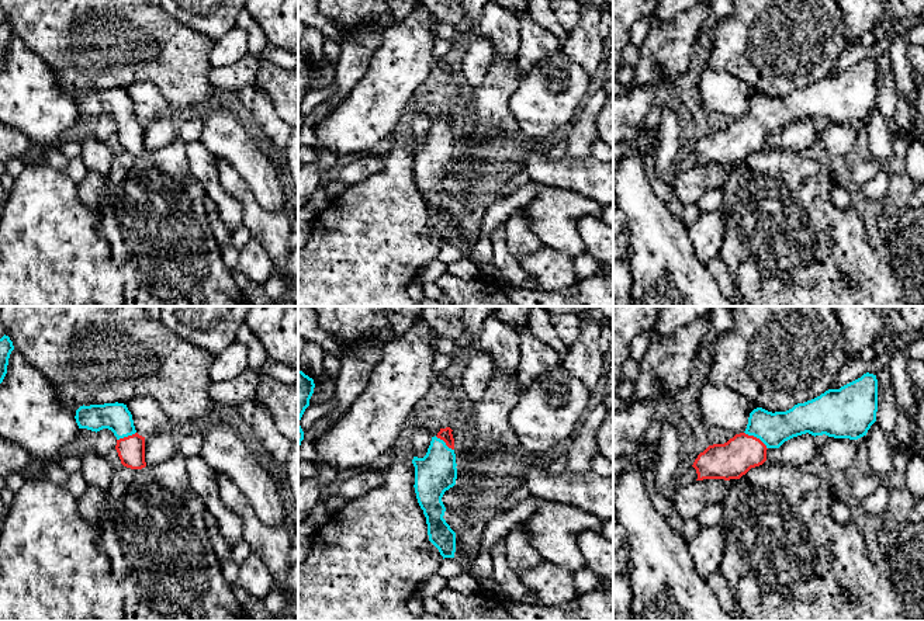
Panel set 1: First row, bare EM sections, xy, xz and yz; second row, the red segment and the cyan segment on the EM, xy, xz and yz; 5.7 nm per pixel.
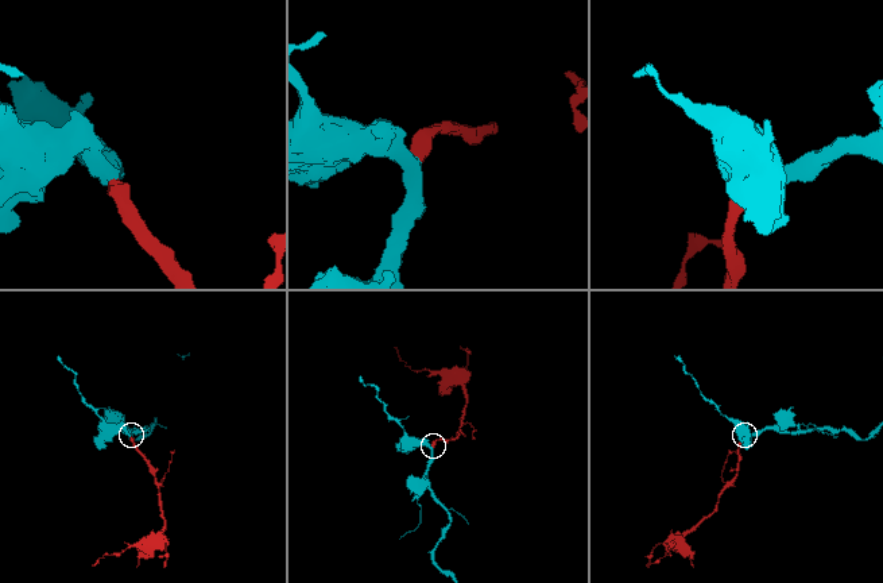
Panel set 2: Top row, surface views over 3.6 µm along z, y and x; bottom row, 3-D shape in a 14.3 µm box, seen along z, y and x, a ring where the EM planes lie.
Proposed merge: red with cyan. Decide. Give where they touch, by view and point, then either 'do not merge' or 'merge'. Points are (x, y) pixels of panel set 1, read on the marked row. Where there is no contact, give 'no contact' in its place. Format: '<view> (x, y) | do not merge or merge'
yz (755, 437) | merge

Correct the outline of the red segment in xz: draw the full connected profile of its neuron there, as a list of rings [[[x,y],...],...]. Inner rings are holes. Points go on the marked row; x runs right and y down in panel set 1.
[[[440,429],[432,437],[423,458],[413,457],[415,493],[426,517],[429,541],[444,558],[454,558],[456,532],[443,518],[446,507],[442,497],[446,490],[456,485],[457,464],[451,429]]]

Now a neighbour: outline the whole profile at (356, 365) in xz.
[[[363,339],[352,351],[339,357],[340,371],[335,379],[335,409],[328,413],[331,424],[323,431],[316,433],[314,440],[322,437],[366,389],[385,343],[378,339]]]

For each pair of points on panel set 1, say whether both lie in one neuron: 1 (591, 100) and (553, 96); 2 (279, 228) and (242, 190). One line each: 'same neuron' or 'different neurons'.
1: different neurons
2: same neuron

